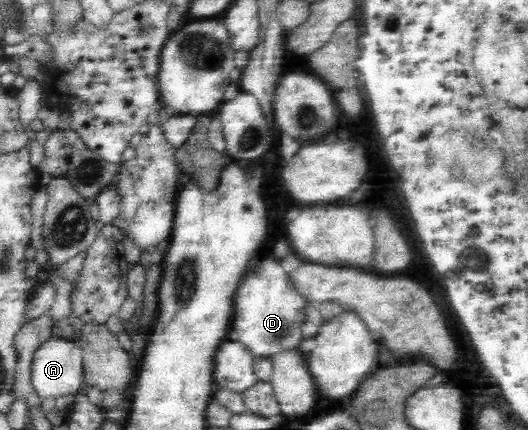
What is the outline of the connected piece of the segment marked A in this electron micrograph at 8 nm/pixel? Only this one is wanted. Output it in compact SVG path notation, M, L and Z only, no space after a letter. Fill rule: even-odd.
M51 336L34 352L31 371L31 384L41 399L57 399L69 394L76 395L84 386L82 349L76 341Z

